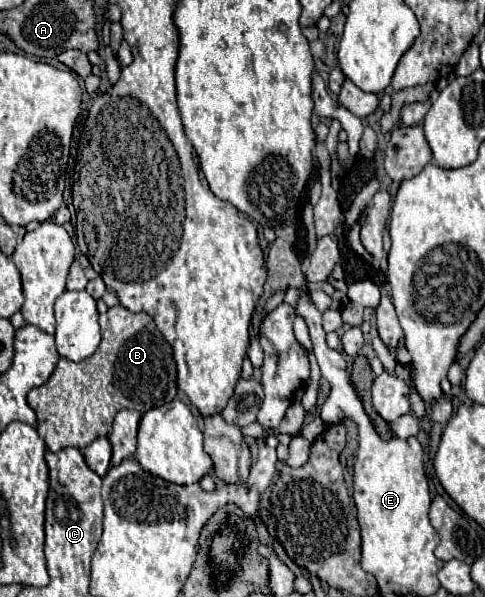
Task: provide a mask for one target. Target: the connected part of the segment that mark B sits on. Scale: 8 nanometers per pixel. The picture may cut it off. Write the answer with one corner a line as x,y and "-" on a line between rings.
113,306
105,312
105,320
103,340
93,356
81,362
59,358
51,378
27,394
27,404
37,414
37,432
51,452
67,446
83,450
95,438
109,436
113,418
123,408
147,412
175,398
177,364
153,318
147,312
135,314
123,306

